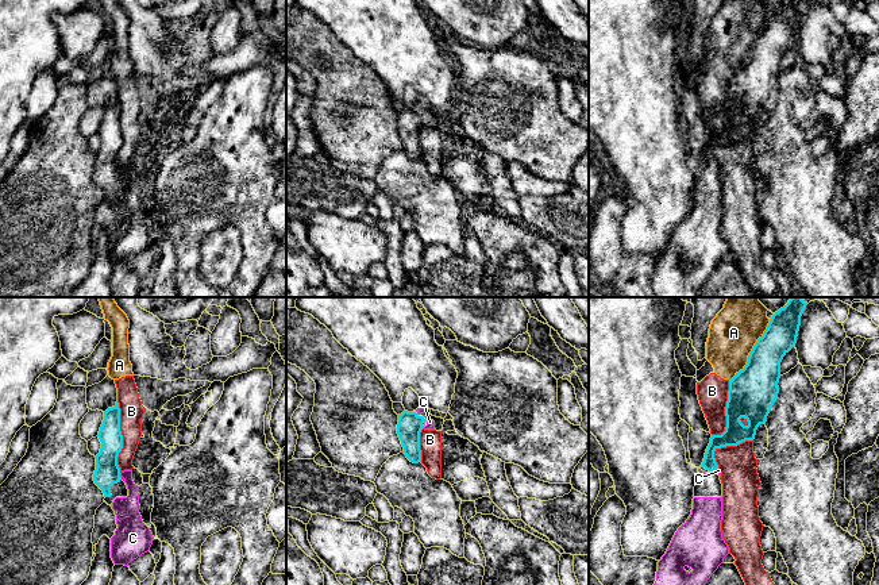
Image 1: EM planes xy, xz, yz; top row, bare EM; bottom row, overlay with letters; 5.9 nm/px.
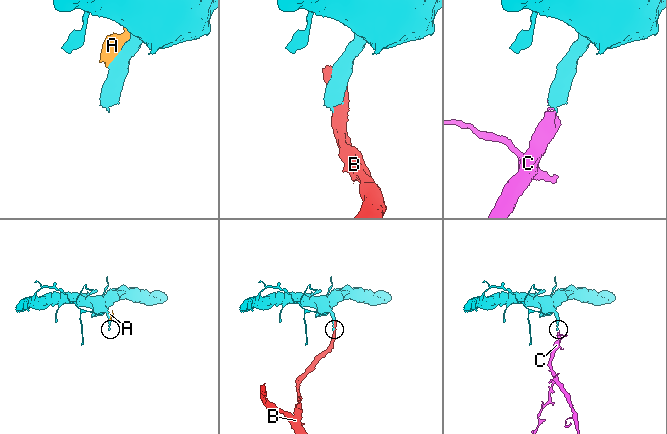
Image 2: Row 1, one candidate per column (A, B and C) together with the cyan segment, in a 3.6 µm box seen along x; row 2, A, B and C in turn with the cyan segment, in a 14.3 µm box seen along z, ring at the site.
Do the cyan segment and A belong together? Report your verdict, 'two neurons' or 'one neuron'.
two neurons

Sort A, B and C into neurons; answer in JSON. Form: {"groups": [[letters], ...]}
{"groups": [["A", "B"], ["C"]]}

